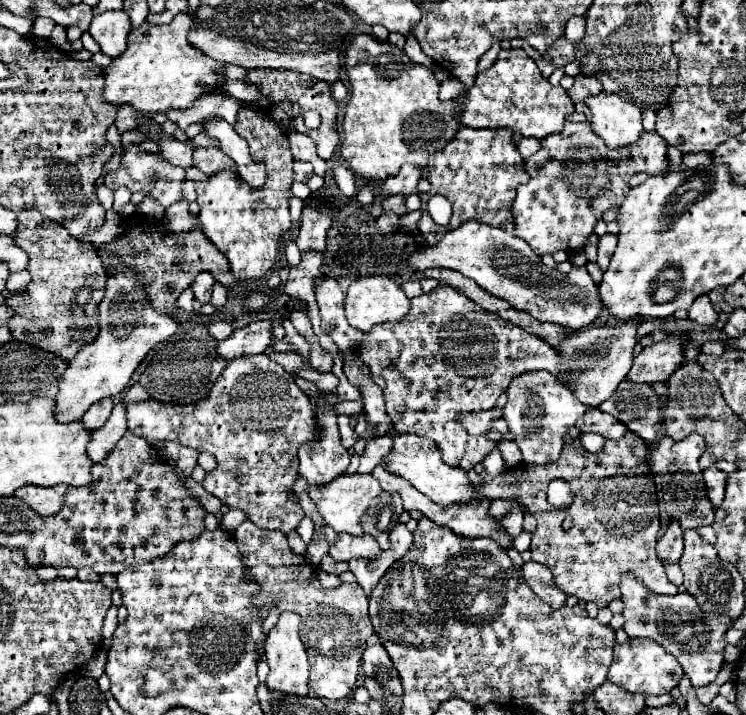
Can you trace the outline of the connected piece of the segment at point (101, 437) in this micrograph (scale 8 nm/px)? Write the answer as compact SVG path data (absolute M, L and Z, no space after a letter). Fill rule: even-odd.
M118 402L110 414L110 418L106 420L106 424L102 428L98 428L92 434L92 440L88 444L88 456L94 462L102 462L108 452L116 446L116 442L128 432L128 420L126 420L126 406L122 402Z

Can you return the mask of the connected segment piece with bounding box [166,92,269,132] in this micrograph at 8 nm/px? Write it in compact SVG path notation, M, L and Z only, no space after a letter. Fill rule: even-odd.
M212 92L204 98L200 98L192 108L186 108L186 110L180 110L180 108L172 108L166 112L166 116L178 124L178 128L182 132L188 130L190 124L196 124L196 122L202 122L202 120L208 120L212 116L220 116L224 118L228 124L234 124L236 122L236 112L244 106L260 106L261 108L268 108L269 104L264 100L259 100L256 103L245 103L243 101L232 98L230 94L226 92Z

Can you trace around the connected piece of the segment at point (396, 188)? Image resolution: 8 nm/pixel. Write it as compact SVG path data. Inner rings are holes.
M468 126L460 128L460 134L456 134L456 140L446 144L444 150L436 152L432 156L432 168L416 168L412 164L406 164L400 168L396 176L388 176L380 182L380 188L384 194L418 194L422 202L434 194L442 194L450 200L454 212L450 226L438 226L430 218L430 214L422 208L422 218L418 222L420 234L428 244L440 242L448 230L460 226L462 222L476 220L476 222L494 222L492 226L498 226L502 230L508 230L510 234L516 232L514 218L512 218L512 200L516 196L516 188L520 184L526 184L530 180L528 170L524 168L522 156L516 148L516 142L512 140L510 128L494 128L494 130L474 130ZM426 178L430 180L432 188L428 194L420 194L416 190L416 180Z

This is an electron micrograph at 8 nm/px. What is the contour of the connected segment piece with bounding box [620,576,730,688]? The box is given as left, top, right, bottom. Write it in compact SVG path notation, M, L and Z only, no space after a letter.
M624 576L620 590L624 602L626 634L630 638L650 638L658 642L666 648L666 652L676 656L694 688L708 686L722 668L722 650L726 646L724 634L730 628L728 620L724 620L724 616L704 616L688 592L676 596L660 596L648 592L644 584L640 584L640 580L634 576Z

